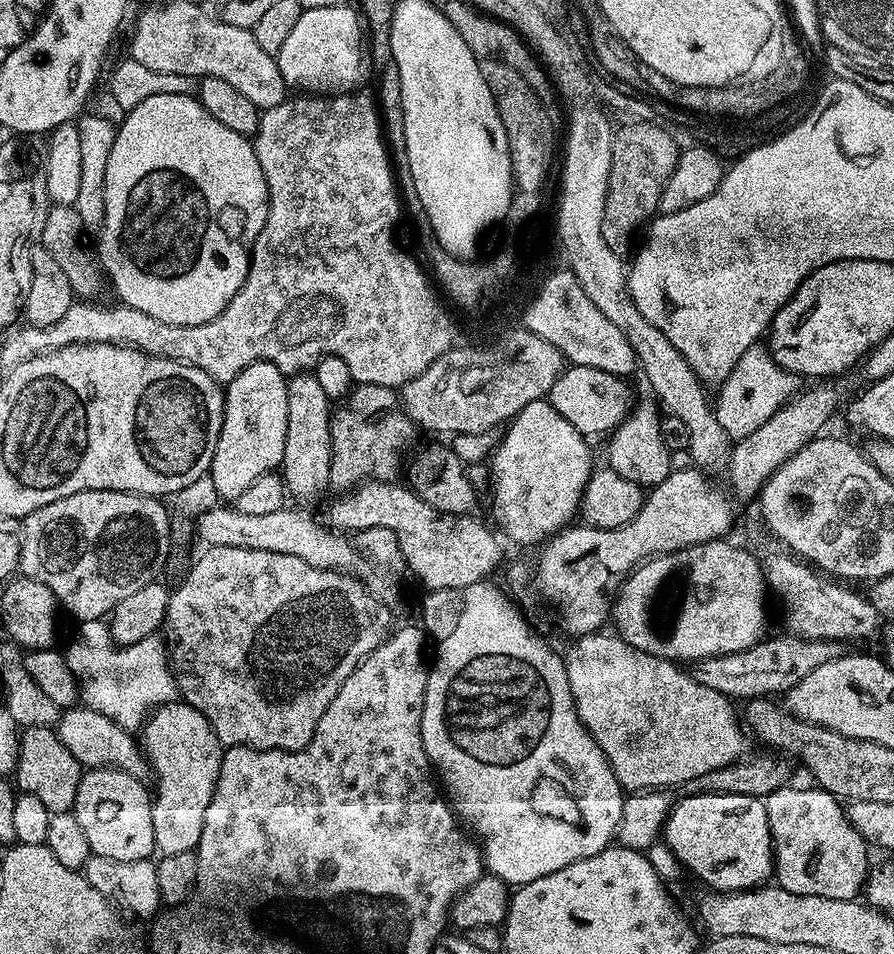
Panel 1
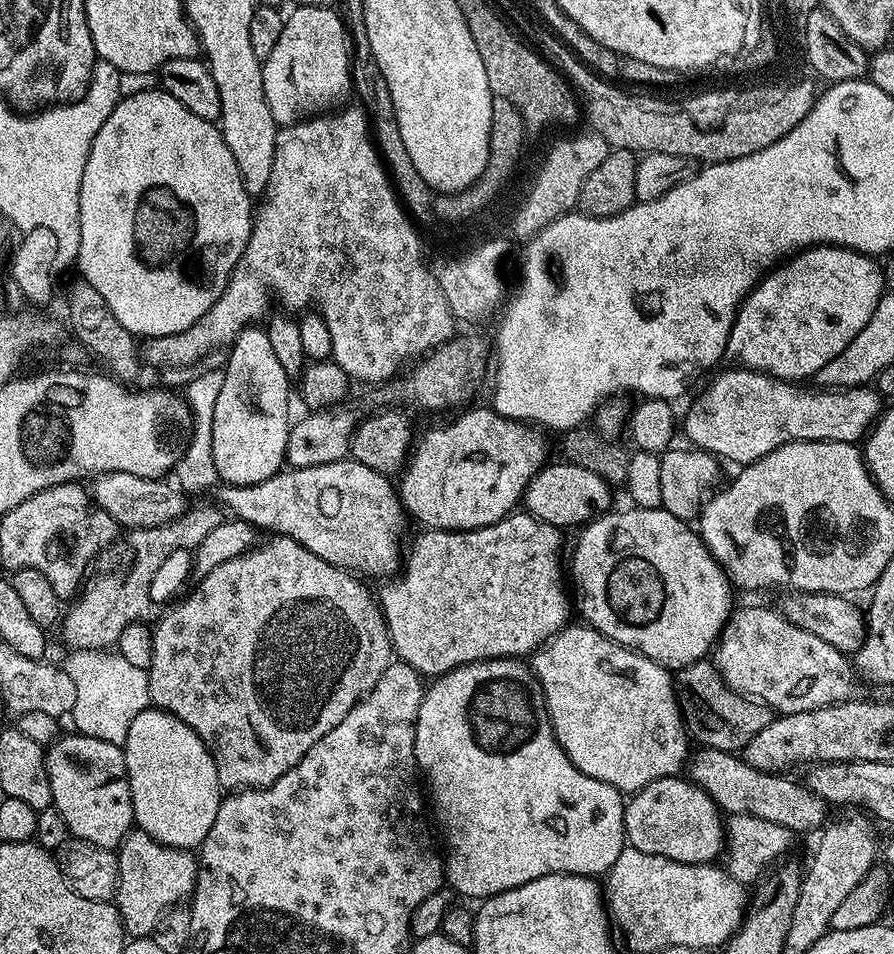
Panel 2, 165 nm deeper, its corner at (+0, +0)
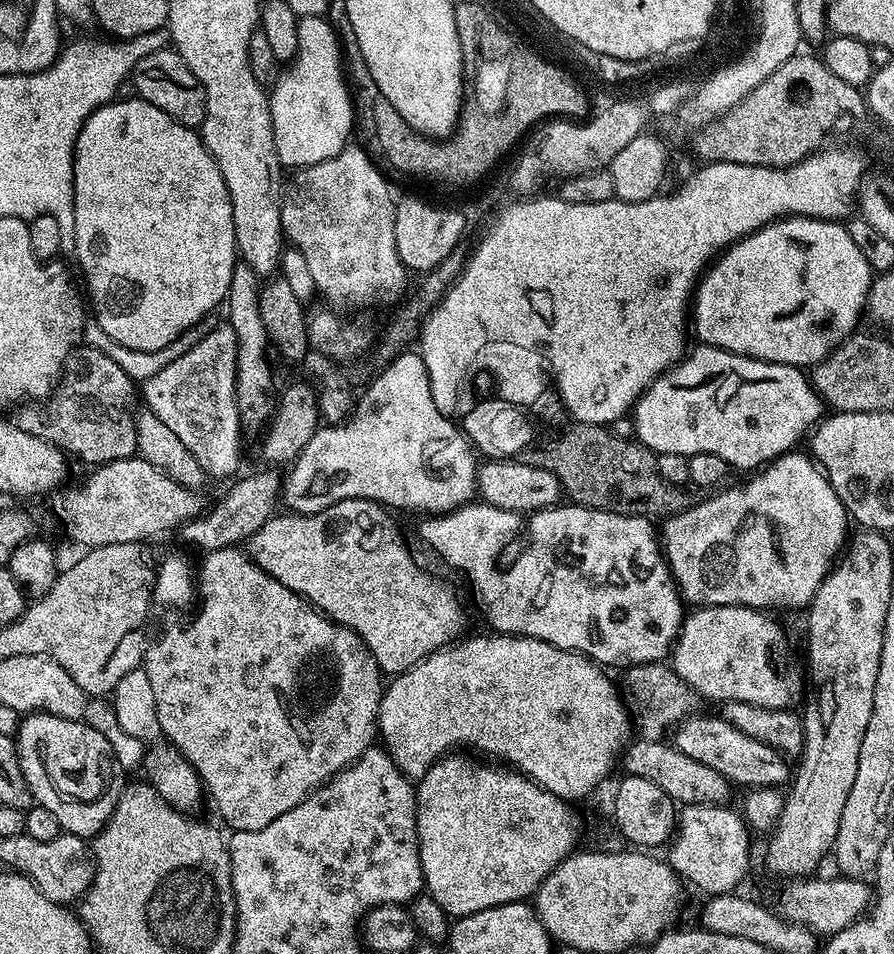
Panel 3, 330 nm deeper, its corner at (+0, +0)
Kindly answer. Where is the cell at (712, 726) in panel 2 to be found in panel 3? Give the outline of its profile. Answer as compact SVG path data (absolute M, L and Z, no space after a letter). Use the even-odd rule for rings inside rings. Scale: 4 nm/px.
M664 662L634 664L623 669L622 695L628 706L635 731L643 739L663 741L688 716L697 711L698 697L694 689Z

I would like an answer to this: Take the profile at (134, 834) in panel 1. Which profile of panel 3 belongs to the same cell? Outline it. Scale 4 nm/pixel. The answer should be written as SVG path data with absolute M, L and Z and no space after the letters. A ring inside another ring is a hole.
M45 712L25 715L14 739L33 801L51 810L65 833L95 837L107 824L126 783L110 742L84 720L67 720Z

